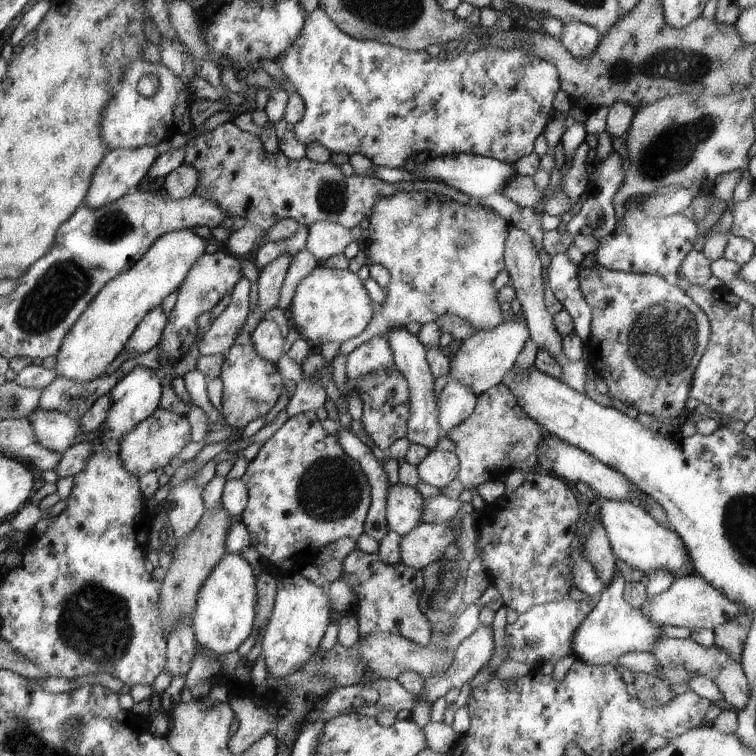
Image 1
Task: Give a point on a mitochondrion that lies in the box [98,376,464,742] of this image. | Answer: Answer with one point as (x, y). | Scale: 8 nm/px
(330, 490)

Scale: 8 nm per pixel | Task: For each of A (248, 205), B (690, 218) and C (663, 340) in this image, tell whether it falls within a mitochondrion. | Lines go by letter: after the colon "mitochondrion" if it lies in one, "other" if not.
A: other
B: other
C: mitochondrion

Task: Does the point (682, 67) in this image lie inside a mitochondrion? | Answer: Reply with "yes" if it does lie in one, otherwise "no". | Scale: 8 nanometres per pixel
yes

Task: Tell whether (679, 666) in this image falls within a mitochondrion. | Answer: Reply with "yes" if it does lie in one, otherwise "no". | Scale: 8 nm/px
yes

